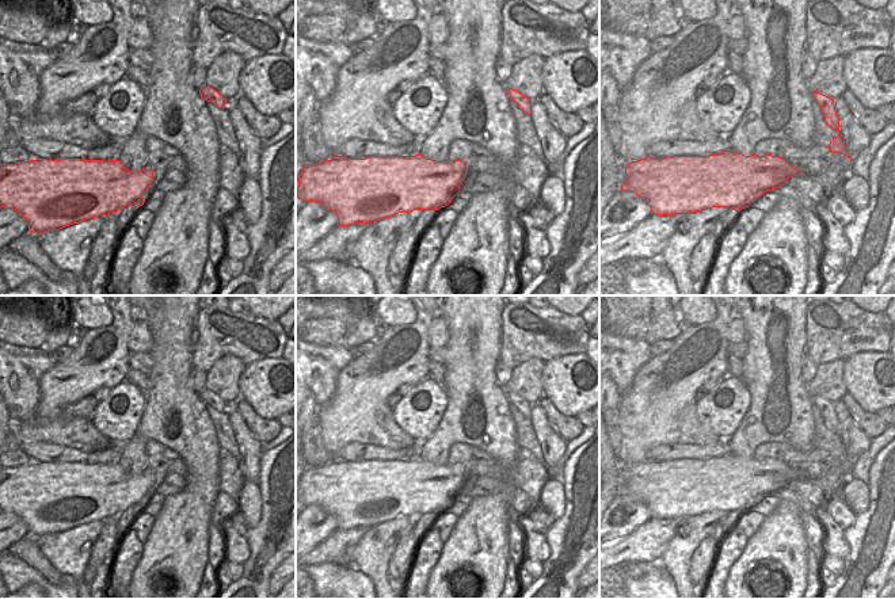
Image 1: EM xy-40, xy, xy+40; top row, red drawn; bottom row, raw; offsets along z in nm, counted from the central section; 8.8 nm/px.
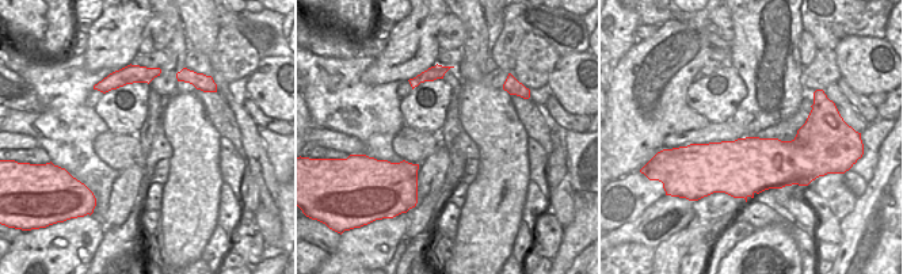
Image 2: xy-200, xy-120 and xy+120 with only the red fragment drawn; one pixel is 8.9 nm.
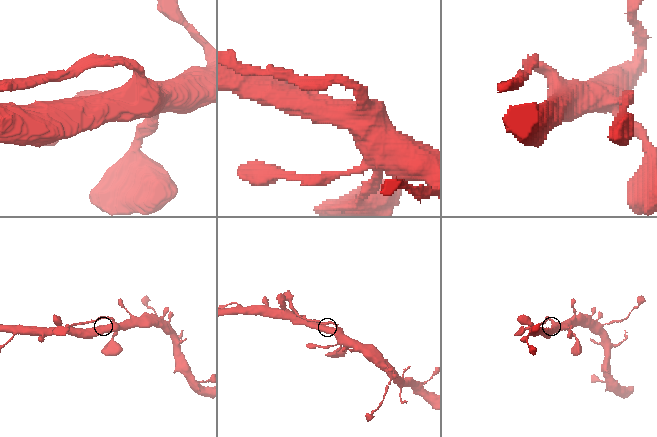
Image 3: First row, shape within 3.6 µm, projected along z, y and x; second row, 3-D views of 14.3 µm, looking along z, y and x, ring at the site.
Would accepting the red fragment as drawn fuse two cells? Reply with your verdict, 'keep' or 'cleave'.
cleave

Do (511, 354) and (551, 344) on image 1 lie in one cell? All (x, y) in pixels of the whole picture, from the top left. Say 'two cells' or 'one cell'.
one cell

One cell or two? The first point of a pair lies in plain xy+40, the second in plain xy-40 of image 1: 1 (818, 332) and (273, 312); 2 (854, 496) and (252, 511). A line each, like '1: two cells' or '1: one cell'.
1: two cells
2: one cell

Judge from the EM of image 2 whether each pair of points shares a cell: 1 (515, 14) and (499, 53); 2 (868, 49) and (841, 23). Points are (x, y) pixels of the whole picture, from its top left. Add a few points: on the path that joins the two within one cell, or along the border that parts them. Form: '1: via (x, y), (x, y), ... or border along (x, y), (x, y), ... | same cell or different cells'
1: via (515, 23), (513, 41), (509, 44) | same cell
2: border along (883, 38), (845, 35), (833, 49) | different cells

